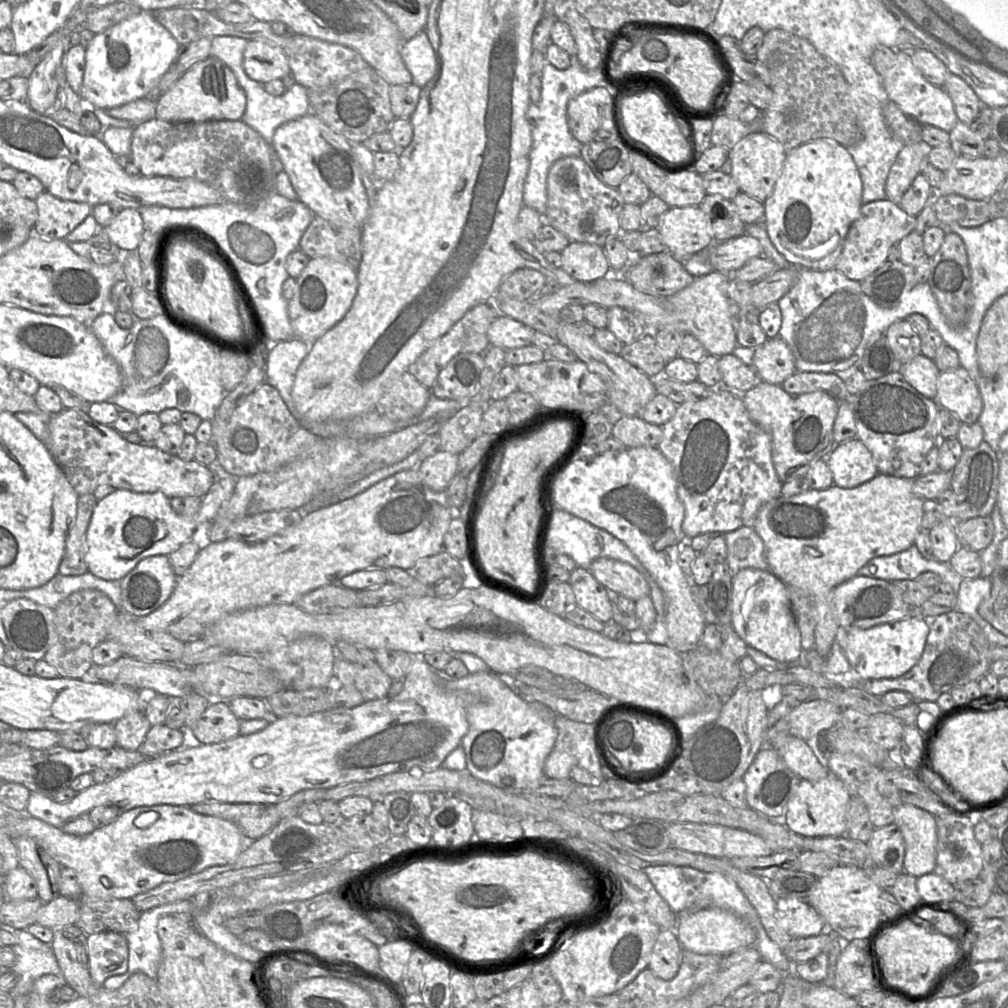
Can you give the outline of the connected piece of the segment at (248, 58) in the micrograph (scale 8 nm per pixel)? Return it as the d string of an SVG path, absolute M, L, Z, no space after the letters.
M259 40L248 41L243 54L243 68L249 78L261 84L291 73L284 52Z

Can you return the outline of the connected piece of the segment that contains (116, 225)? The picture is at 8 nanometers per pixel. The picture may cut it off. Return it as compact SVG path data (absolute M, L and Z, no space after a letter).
M122 209L103 230L122 252L135 252L145 230L143 219L137 209Z

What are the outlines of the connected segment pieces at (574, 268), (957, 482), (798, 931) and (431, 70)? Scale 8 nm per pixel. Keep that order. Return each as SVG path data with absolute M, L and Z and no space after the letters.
M570 242L561 254L562 269L577 282L590 283L614 275L603 247L598 245Z
M982 441L976 448L965 449L952 470L950 489L957 497L957 506L954 516L949 518L956 522L990 516L997 501L998 473L997 454L986 441Z
M797 898L775 899L775 910L777 921L792 938L816 936L827 928L823 917Z
M425 31L404 42L401 57L412 76L412 83L423 87L435 75L436 55Z

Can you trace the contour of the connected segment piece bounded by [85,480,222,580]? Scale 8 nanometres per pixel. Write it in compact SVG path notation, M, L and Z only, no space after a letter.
M214 481L203 496L200 507L193 517L184 517L171 508L170 499L162 492L133 492L116 489L102 499L97 500L86 530L85 562L87 571L104 580L121 580L136 564L153 555L169 555L181 545L192 541L192 535L199 524L211 522L222 505L222 490L218 481Z

